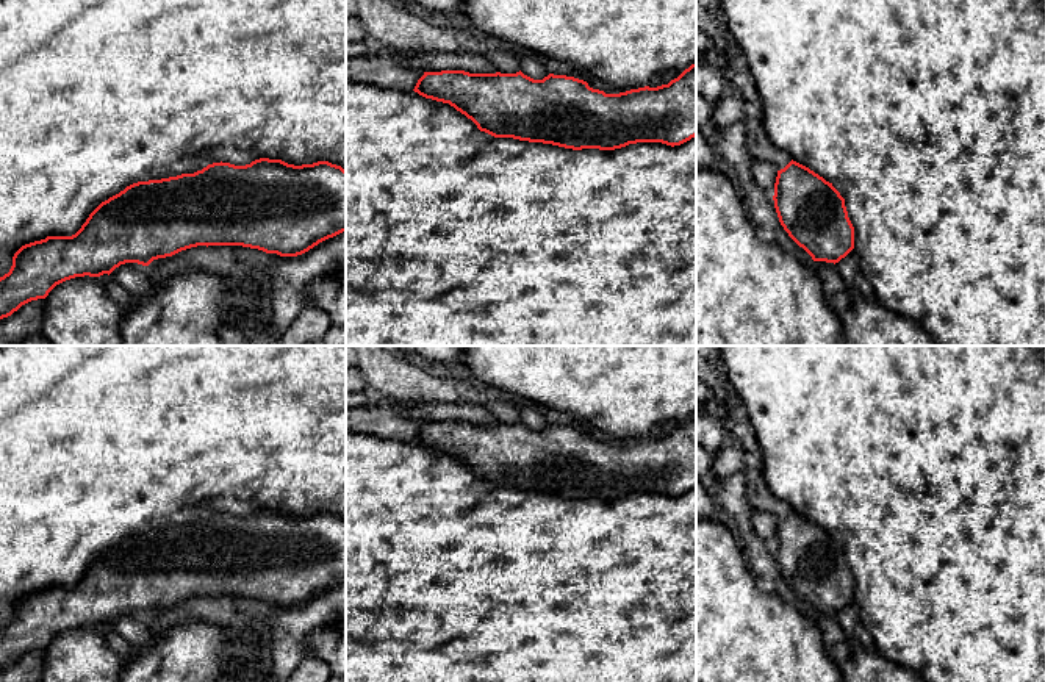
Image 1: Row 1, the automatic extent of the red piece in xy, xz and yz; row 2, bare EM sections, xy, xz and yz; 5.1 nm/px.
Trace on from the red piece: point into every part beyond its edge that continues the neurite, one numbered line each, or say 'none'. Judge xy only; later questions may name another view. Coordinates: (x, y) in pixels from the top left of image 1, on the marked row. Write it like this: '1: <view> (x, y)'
none

